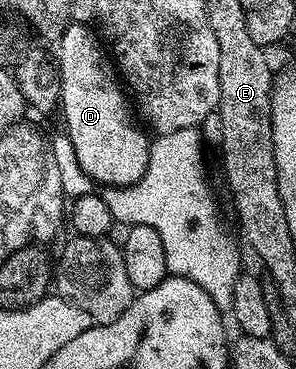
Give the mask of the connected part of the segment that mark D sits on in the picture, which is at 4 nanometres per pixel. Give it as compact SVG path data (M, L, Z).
M71 23L56 41L58 95L66 133L79 167L92 180L99 181L102 187L135 185L148 165L151 138L146 137L147 130L136 120L111 54L104 48L99 34L91 29Z

